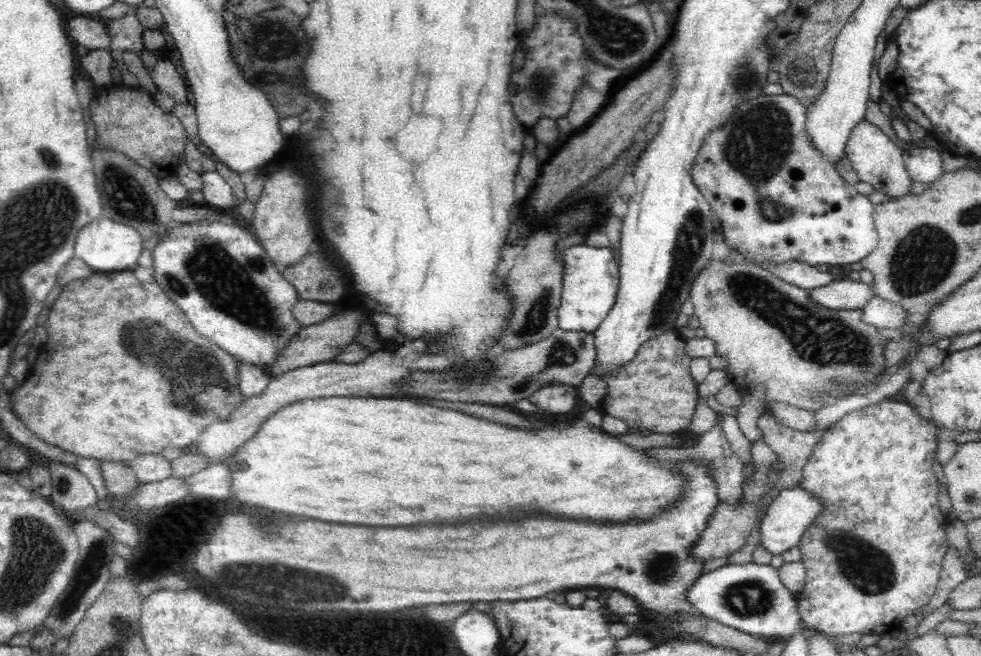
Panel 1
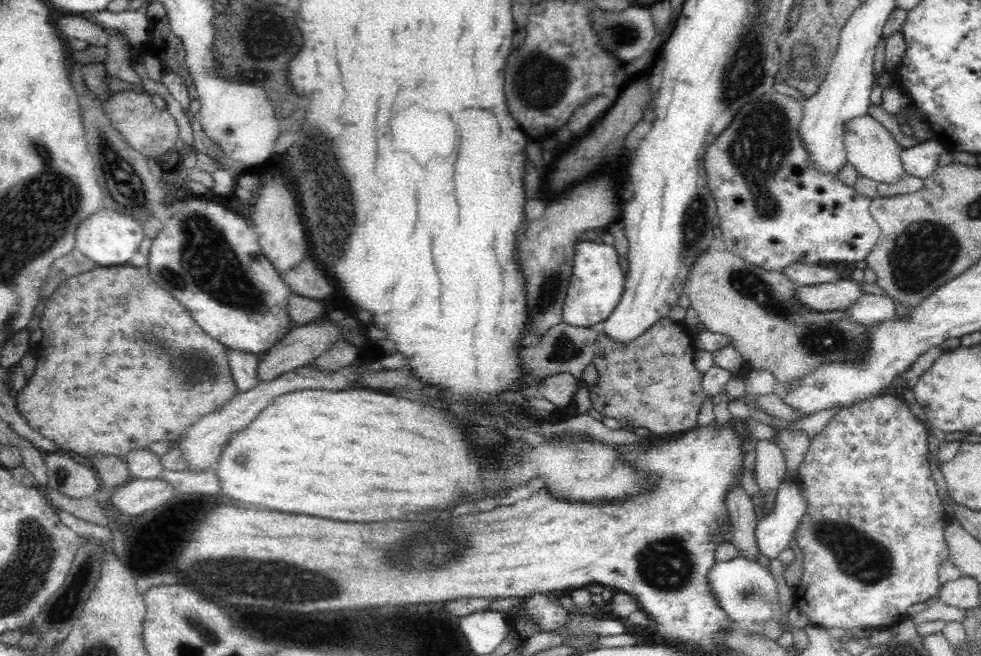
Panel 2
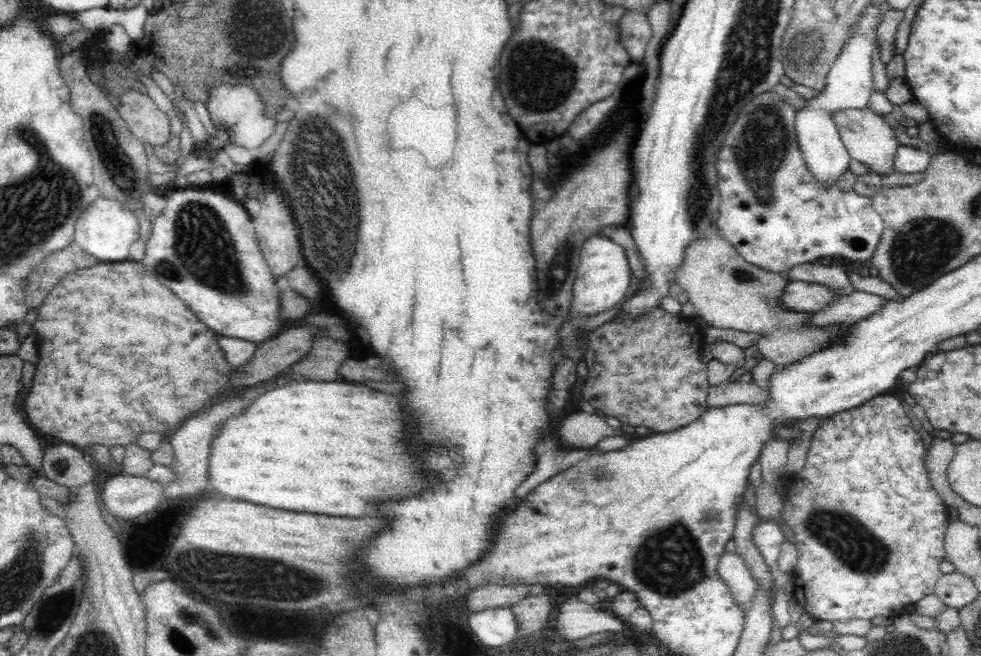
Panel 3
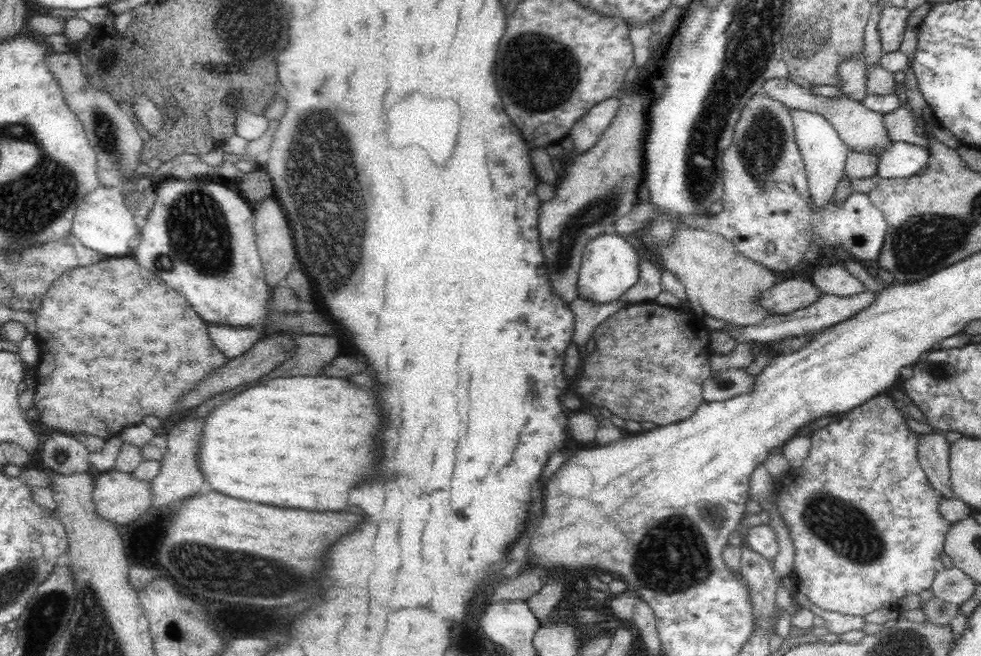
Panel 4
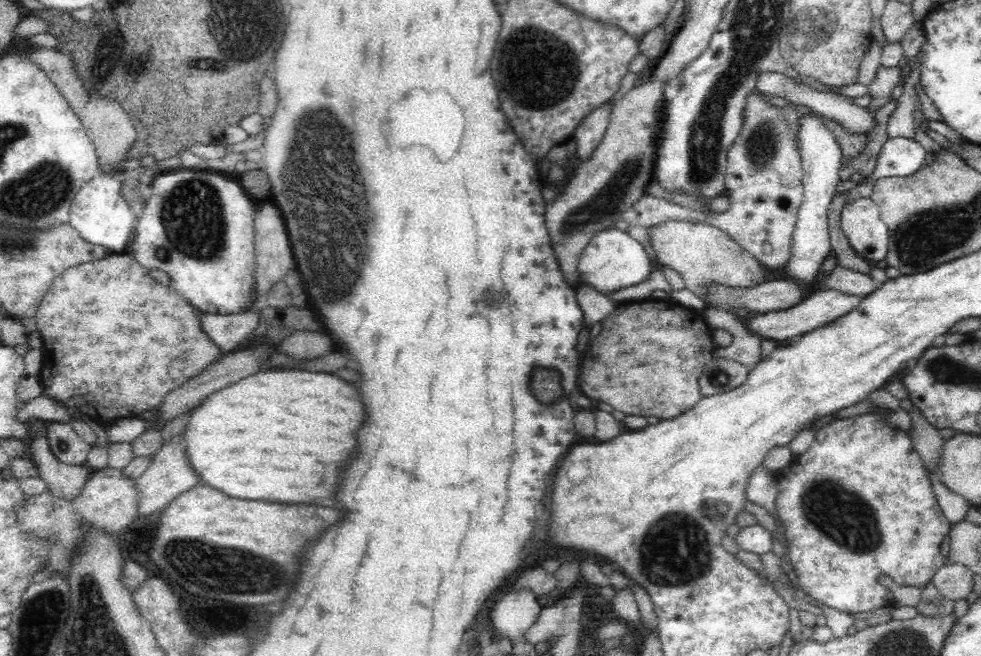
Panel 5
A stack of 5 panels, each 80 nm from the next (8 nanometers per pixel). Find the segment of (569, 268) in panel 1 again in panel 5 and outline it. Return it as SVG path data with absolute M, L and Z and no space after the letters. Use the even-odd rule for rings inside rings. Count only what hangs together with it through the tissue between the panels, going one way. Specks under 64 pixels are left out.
M604 229L598 231L582 251L578 261L579 285L592 287L606 297L614 291L645 282L650 269L650 260L640 243L622 229Z

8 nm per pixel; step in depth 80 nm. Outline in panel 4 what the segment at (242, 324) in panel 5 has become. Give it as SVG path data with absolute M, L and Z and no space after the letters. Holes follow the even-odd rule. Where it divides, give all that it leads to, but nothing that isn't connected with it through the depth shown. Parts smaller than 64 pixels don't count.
M211 324L208 330L213 343L230 360L246 354L263 337L262 332L254 329L238 329Z

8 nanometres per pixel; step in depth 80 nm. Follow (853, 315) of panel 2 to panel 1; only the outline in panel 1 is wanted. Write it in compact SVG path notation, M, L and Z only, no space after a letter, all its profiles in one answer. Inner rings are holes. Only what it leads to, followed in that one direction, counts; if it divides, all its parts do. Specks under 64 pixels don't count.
M872 298L862 310L862 321L876 328L905 328L911 318L898 304L883 298Z

